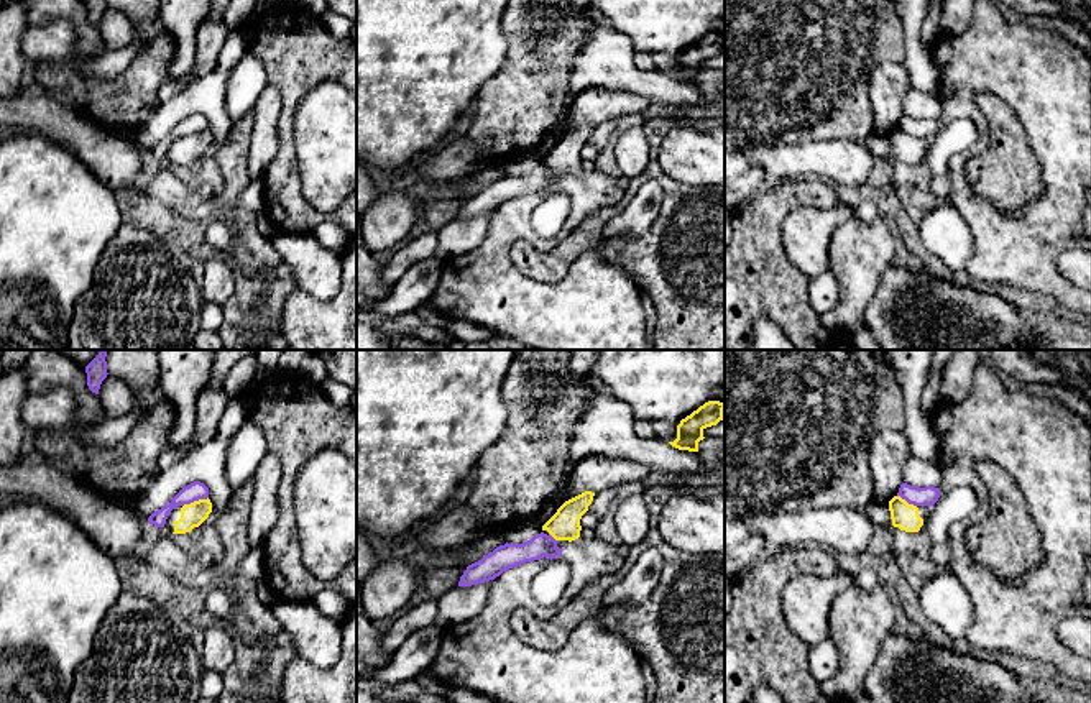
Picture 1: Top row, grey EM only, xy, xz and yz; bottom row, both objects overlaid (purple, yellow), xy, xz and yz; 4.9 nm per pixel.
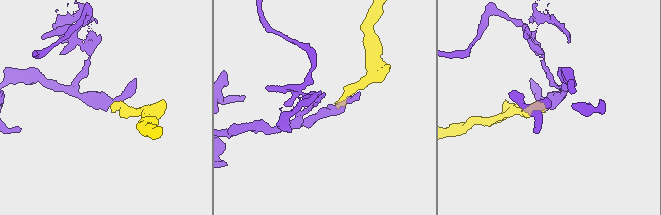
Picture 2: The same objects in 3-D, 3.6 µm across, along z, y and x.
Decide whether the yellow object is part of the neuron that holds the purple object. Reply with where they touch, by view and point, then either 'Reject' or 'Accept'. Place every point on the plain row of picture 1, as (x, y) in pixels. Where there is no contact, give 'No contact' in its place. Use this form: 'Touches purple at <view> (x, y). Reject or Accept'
Touches purple at xy (194, 132). Reject

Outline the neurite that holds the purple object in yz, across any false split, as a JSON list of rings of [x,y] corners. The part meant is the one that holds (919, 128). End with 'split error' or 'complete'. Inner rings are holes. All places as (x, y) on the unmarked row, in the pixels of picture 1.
[[[902,115],[899,120],[897,128],[905,131],[909,136],[914,138],[933,138],[940,130],[940,122],[933,118],[917,120],[907,115]]] | complete

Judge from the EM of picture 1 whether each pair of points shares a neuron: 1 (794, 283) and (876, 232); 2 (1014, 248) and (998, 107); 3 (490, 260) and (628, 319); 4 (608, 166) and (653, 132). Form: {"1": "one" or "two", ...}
{"1": "two", "2": "two", "3": "one", "4": "two"}

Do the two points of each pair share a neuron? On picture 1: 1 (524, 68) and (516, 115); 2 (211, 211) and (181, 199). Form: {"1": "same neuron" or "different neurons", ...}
{"1": "same neuron", "2": "different neurons"}

